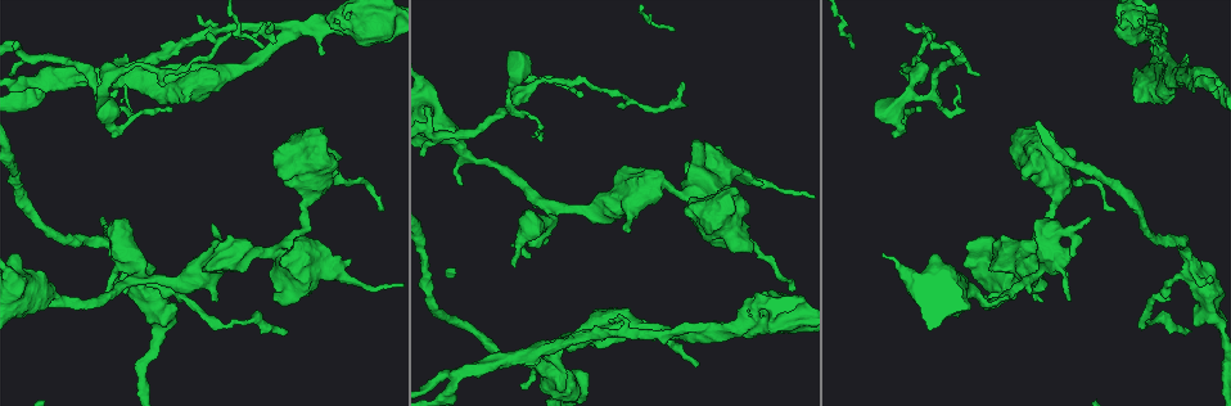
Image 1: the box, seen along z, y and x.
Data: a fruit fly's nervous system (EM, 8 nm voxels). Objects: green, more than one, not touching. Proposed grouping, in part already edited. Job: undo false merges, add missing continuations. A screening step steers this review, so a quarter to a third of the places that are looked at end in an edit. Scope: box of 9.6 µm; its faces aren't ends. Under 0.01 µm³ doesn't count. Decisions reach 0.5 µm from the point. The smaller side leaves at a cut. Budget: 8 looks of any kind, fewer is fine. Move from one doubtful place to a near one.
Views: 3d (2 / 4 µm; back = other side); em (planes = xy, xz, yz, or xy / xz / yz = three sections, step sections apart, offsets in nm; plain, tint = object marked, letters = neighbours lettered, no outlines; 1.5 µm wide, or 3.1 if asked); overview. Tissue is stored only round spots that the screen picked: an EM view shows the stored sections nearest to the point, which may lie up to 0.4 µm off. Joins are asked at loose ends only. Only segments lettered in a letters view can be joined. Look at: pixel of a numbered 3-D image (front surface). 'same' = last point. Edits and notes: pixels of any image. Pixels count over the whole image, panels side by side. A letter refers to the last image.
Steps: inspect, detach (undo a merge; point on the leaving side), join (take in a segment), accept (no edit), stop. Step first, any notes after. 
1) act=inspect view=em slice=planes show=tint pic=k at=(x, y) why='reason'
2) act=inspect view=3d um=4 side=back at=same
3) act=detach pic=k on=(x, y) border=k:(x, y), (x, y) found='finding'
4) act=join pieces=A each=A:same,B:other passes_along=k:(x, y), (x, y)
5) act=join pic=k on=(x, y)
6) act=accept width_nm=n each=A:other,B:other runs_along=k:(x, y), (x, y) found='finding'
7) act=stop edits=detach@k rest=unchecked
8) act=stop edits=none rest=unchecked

act=inspect view=3d um=4 pic=1 at=(294, 28) why='two arms in line, one across'

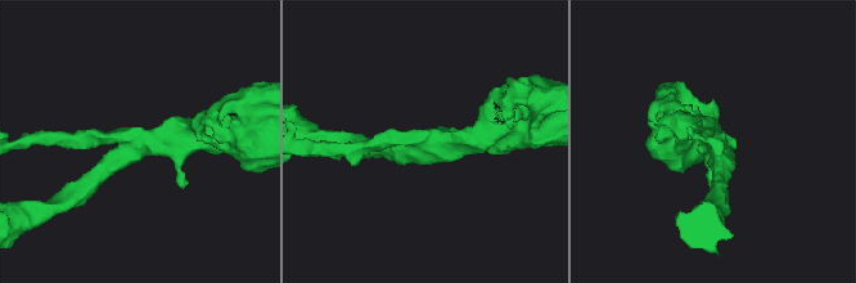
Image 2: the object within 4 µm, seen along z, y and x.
act=inspect view=em slice=xz step=8 show=tint pic=2 at=(140, 141) arms=3 arm_widths_nm=160,220,280

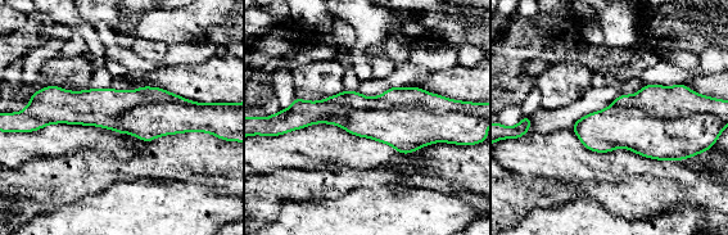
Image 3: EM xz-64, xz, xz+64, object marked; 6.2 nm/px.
act=inspect view=em slice=planes show=letters at=same

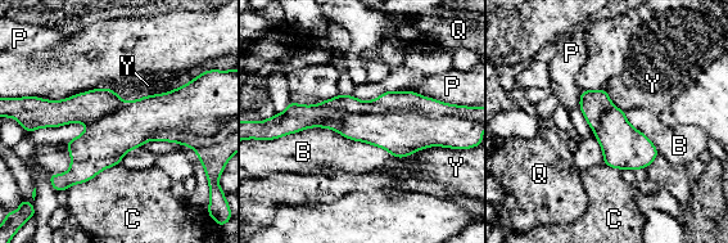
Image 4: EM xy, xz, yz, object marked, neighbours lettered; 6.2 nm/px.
act=detach pic=4 on=(408, 100) each=B:other,C:other,P:other,Q:other,Y:other part_leaving=4:(450, 108), (340, 107), (297, 127) found='two neurons meet here'

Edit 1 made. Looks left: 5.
act=inspect view=overview

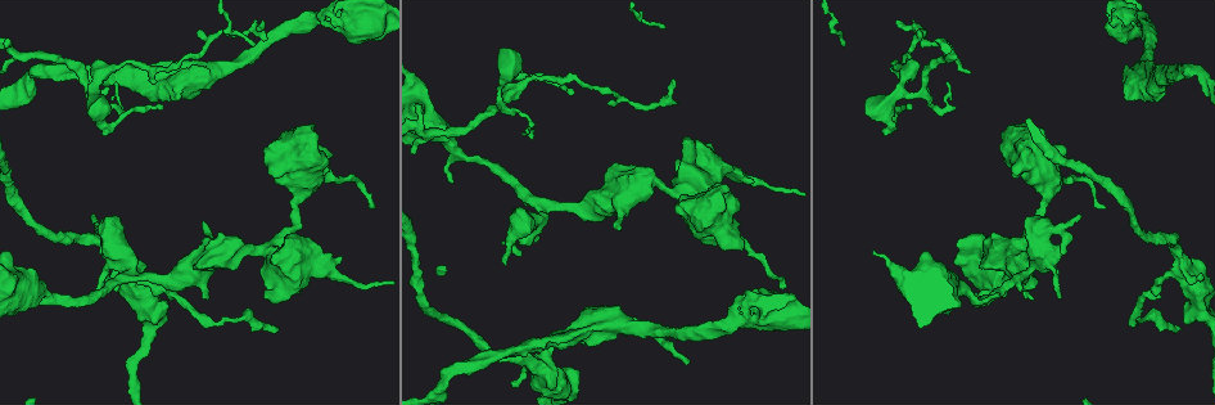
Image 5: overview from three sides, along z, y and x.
act=inspect view=3d um=4 pic=5 at=(330, 156) why='an open end'

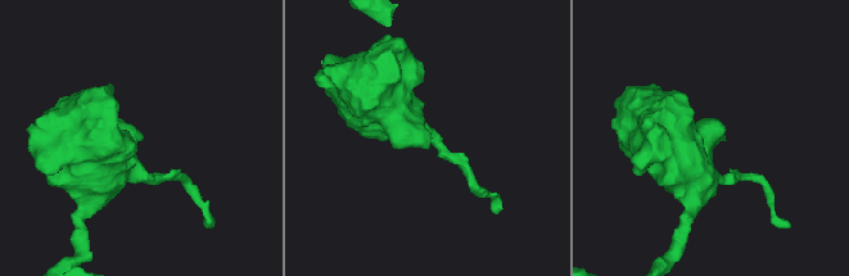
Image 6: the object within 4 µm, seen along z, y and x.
act=inspect view=em slice=xy step=4 show=letters pic=6 at=(140, 137)

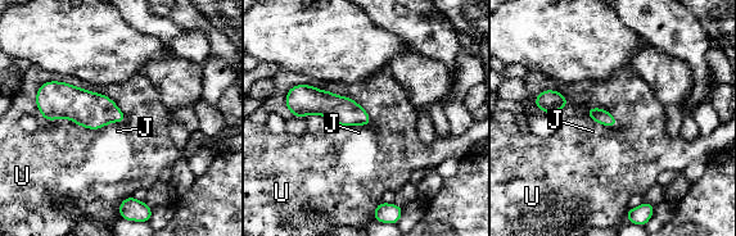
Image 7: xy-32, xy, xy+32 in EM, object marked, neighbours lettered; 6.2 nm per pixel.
act=accept each=J:other,U:other border=7:(125, 121), (99, 128), (78, 126) found='none of them fits'

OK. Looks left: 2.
act=inspect view=em slice=planes show=letters pic=5 at=(1104, 208) why='free end'

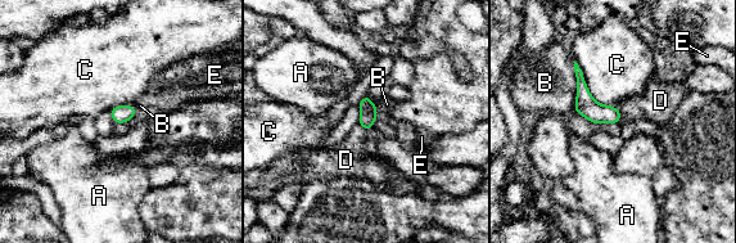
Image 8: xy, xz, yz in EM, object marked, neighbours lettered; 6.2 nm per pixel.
act=accept width_nm=110 each=A:other,B:other,C:other,D:other,E:other border=8:(618, 111), (621, 121) found='none of them fits'

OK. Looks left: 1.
act=stop edits=detach@4 rest=unchecked

